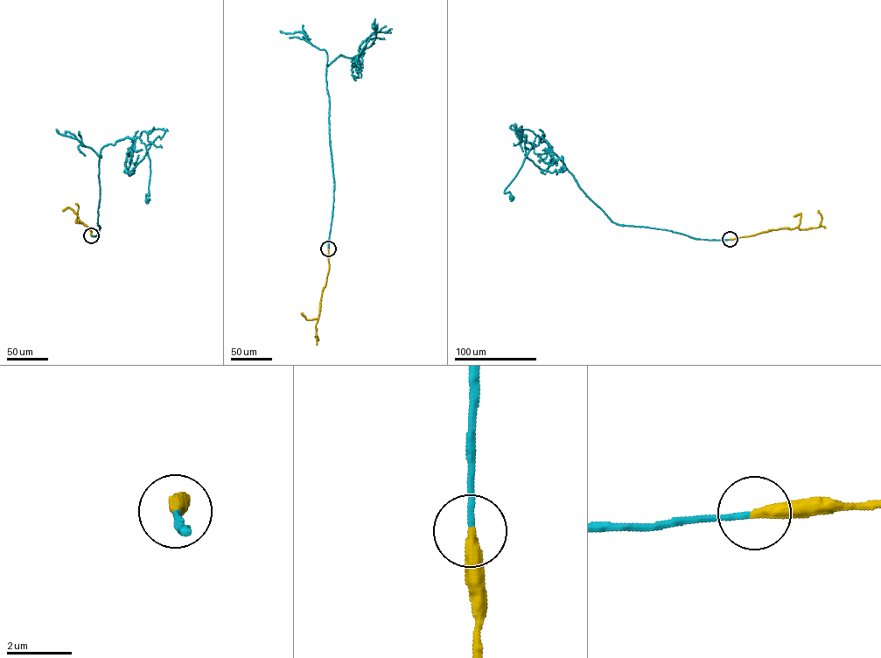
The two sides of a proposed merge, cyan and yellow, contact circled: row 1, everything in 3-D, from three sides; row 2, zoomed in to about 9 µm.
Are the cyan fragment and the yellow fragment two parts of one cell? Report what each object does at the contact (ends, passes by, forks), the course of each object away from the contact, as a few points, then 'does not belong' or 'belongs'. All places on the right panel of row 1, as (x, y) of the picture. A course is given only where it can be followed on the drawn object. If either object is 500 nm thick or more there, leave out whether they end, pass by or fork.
cyan ends | yellow ends | cyan via (730, 239), (613, 222), (551, 146), (541, 143), (544, 136), (536, 135), (505, 190), (512, 198) | yellow via (730, 239), (782, 228), (818, 227), (821, 219), (818, 210) | belongs

